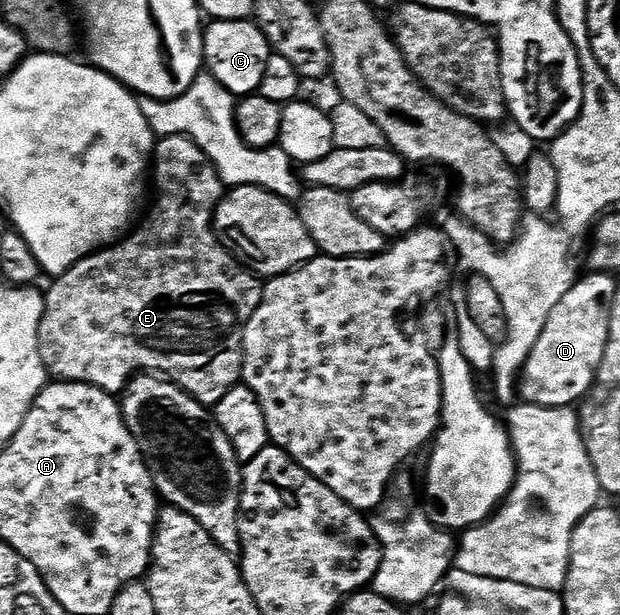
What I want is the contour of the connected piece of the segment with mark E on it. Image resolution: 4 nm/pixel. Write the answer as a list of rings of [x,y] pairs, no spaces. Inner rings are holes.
[[[164,136],[155,143],[152,157],[152,188],[158,191],[158,197],[155,198],[154,205],[151,206],[150,213],[147,214],[146,221],[142,225],[139,223],[133,231],[123,235],[117,242],[99,248],[91,256],[85,256],[83,260],[73,264],[64,275],[57,277],[51,283],[54,285],[50,289],[45,289],[44,318],[40,318],[40,358],[44,362],[47,373],[58,382],[67,380],[73,384],[96,386],[111,394],[121,394],[126,391],[126,385],[131,379],[141,372],[164,374],[165,379],[171,384],[179,384],[187,394],[196,398],[201,404],[213,406],[218,404],[220,398],[224,398],[224,394],[228,394],[228,390],[232,390],[242,379],[244,330],[248,326],[248,318],[252,318],[252,314],[256,314],[256,306],[260,306],[264,284],[243,261],[237,260],[218,241],[218,236],[214,233],[214,212],[218,209],[218,204],[224,195],[224,185],[208,154],[204,154],[204,150],[200,150],[200,146],[196,146],[196,142],[192,142],[190,137]]]

